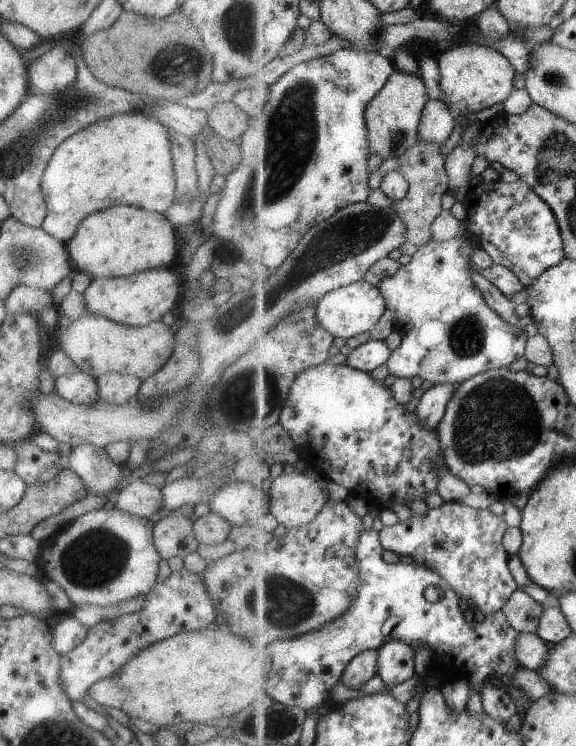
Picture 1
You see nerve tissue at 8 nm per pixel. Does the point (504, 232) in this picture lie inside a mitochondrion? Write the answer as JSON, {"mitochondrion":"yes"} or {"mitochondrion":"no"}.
{"mitochondrion":"no"}

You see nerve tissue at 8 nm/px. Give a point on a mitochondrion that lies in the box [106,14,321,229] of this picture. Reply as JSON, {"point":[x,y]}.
{"point":[188,64]}

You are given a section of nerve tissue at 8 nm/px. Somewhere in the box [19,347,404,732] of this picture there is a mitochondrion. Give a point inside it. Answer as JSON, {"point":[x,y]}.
{"point":[93,559]}

